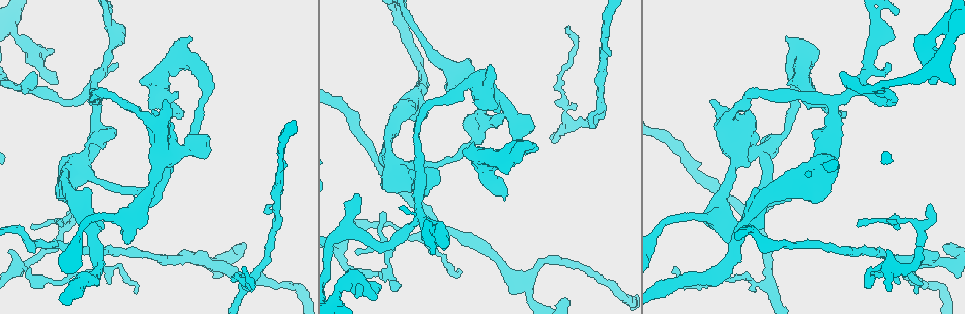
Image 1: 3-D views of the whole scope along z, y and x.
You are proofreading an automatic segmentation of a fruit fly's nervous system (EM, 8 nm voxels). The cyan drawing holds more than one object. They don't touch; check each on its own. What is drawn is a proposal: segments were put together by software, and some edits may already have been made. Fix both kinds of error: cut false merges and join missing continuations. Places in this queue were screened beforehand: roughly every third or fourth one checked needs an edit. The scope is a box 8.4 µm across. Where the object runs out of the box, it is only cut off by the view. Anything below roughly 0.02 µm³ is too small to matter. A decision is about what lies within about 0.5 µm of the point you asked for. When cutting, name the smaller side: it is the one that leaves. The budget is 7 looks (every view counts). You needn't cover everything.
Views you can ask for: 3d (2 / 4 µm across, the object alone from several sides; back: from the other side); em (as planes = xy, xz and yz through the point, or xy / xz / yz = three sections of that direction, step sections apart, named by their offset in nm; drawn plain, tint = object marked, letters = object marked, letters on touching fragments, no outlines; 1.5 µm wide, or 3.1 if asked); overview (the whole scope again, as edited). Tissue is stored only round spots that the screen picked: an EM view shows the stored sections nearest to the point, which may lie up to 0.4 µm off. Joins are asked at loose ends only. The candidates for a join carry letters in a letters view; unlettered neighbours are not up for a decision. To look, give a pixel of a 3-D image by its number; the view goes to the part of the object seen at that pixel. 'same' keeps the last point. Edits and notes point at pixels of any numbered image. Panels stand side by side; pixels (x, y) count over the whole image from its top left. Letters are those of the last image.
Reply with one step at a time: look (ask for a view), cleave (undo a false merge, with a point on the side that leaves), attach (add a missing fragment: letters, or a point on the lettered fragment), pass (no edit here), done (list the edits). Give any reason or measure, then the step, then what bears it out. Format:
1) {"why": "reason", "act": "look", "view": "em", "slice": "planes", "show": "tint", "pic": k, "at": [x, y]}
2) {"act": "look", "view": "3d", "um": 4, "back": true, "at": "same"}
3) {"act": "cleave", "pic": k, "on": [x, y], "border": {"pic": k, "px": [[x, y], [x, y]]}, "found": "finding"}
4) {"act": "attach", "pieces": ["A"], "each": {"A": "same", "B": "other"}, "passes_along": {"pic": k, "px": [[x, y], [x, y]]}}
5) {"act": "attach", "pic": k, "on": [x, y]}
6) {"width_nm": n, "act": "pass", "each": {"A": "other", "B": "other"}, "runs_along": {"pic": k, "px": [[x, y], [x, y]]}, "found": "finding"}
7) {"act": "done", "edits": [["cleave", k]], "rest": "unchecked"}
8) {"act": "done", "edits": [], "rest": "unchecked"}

{"why": "branch stops here", "act": "look", "view": "em", "slice": "yz", "step": 8, "show": "tint", "pic": 1, "at": [126, 237]}

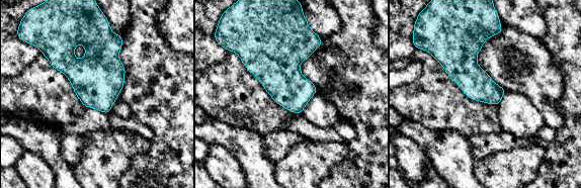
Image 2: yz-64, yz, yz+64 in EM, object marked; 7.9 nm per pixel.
{"why": "another direction", "act": "look", "view": "em", "slice": "planes", "show": "letters", "at": "same"}

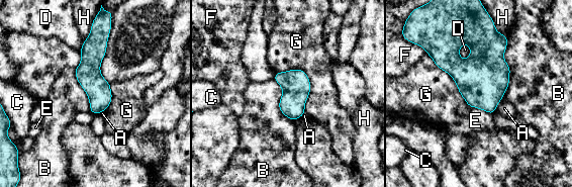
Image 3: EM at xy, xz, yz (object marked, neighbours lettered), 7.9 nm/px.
{"width_nm": 200, "act": "pass", "each": {"A": "other", "B": "other", "C": "other", "D": "other", "E": "other", "F": "other", "G": "other", "H": "other"}, "border": {"pic": 3, "px": [[507, 35], [501, 98]]}, "found": "none of them fits"}

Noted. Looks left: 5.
{"why": "tapers out", "act": "look", "view": "em", "slice": "planes", "show": "plain", "pic": 1, "at": [568, 28]}

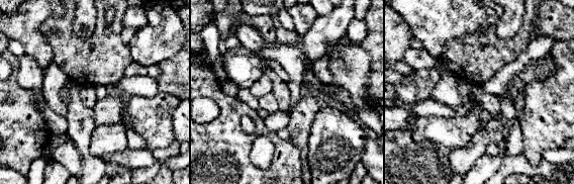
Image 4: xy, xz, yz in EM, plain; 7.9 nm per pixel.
{"act": "look", "view": "em", "slice": "planes", "show": "tint", "at": "same"}

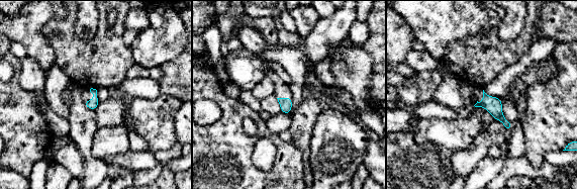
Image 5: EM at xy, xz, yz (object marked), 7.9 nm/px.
{"why": "see the neighbours", "act": "look", "view": "em", "slice": "planes", "show": "letters", "at": "same"}

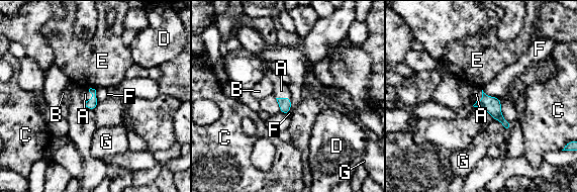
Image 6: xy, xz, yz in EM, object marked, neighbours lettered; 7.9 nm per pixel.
{"act": "attach", "pieces": ["A"], "each": {"A": "same", "B": "other", "C": "other", "D": "other", "E": "other", "F": "other", "G": "other"}, "found": "the neuron continues"}

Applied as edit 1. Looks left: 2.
{"why": "long arm stops here", "act": "look", "view": "em", "slice": "planes", "show": "letters", "pic": 1, "at": [135, 290]}

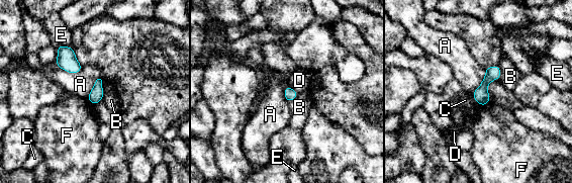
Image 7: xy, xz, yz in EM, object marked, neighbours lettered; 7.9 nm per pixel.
{"act": "pass", "each": {"A": "other", "B": "other", "C": "other", "D": "other", "E": "other", "F": "other"}, "border": {"pic": 7, "px": [[82, 66], [76, 73], [58, 67]]}, "found": "none of them fits"}

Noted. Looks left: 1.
{"act": "done", "edits": [["attach", 6]], "rest": "unchecked"}

